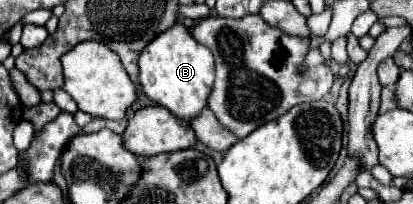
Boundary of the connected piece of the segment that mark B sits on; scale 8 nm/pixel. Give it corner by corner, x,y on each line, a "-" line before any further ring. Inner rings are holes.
176,22
172,28
156,36
152,44
144,46
138,58
138,70
144,94
156,104
168,108
174,116
190,122
192,116
206,106
214,78
214,58
204,44
192,38
190,30
182,22

